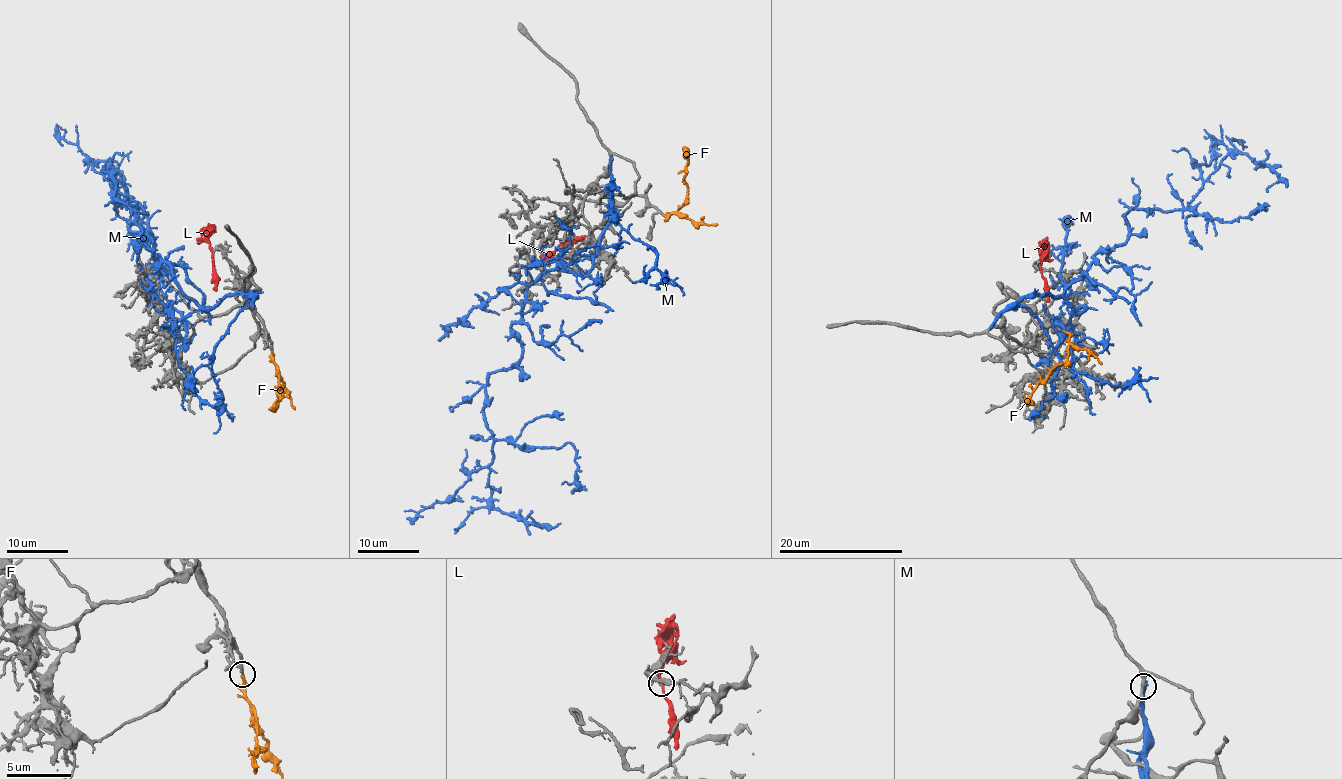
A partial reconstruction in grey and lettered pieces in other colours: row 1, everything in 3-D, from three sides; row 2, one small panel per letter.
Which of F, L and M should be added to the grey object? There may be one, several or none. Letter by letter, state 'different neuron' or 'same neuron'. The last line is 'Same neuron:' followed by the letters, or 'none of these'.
F: same neuron
L: different neuron
M: different neuron
Same neuron: F

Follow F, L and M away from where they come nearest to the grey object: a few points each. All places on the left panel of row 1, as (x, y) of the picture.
F: (272, 351), (282, 387), (278, 391), (280, 397), (274, 408)
L: (213, 255), (208, 235), (213, 225)
M: (252, 306), (238, 292), (207, 309), (187, 298), (138, 203), (115, 213), (124, 181), (152, 250)

